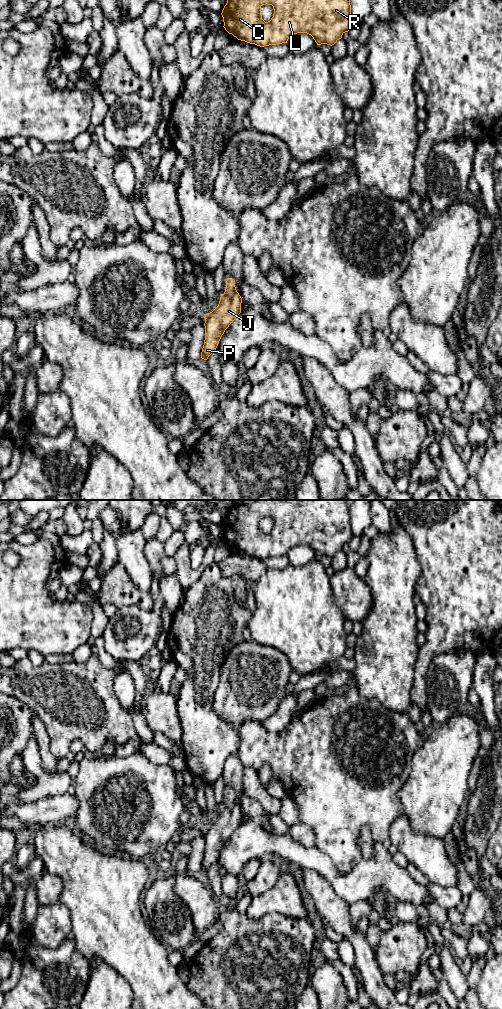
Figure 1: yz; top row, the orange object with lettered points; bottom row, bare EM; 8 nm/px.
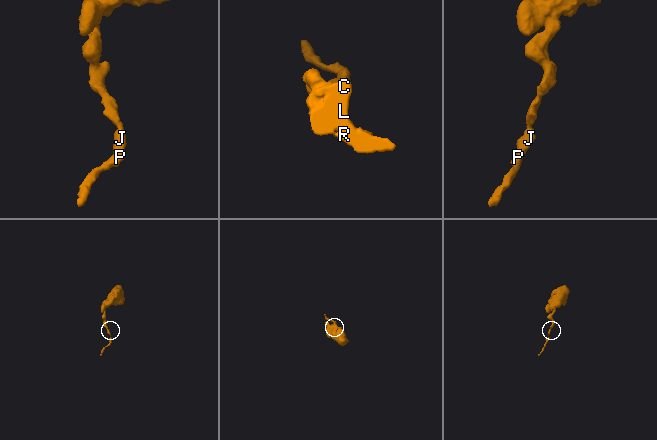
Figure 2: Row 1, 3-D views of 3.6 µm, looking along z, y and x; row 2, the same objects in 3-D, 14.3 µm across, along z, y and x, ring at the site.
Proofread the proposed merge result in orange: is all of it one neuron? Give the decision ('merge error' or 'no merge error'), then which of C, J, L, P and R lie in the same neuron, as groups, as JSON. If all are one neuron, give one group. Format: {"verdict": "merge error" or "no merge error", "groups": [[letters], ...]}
{"verdict": "no merge error", "groups": [["C", "J", "L", "P", "R"]]}

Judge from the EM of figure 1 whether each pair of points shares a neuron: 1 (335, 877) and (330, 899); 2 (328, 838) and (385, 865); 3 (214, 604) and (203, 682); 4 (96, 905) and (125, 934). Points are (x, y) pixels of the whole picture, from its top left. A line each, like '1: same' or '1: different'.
1: different
2: different
3: same
4: same

